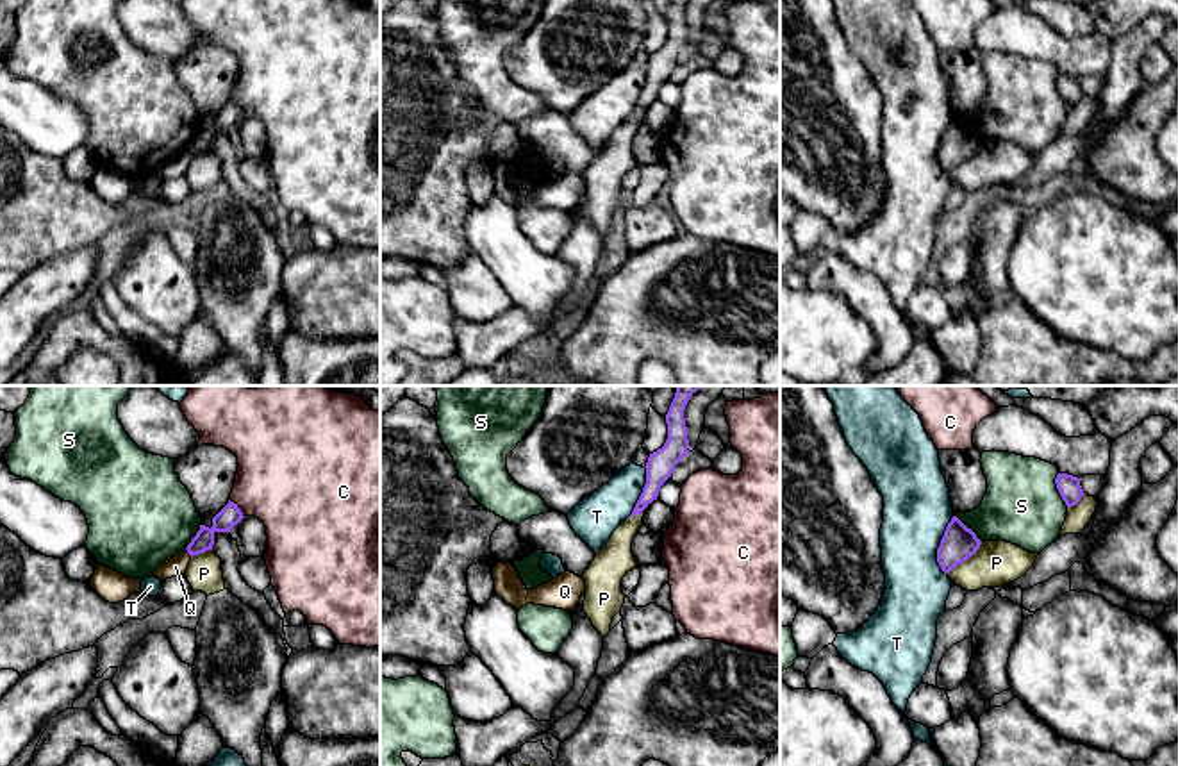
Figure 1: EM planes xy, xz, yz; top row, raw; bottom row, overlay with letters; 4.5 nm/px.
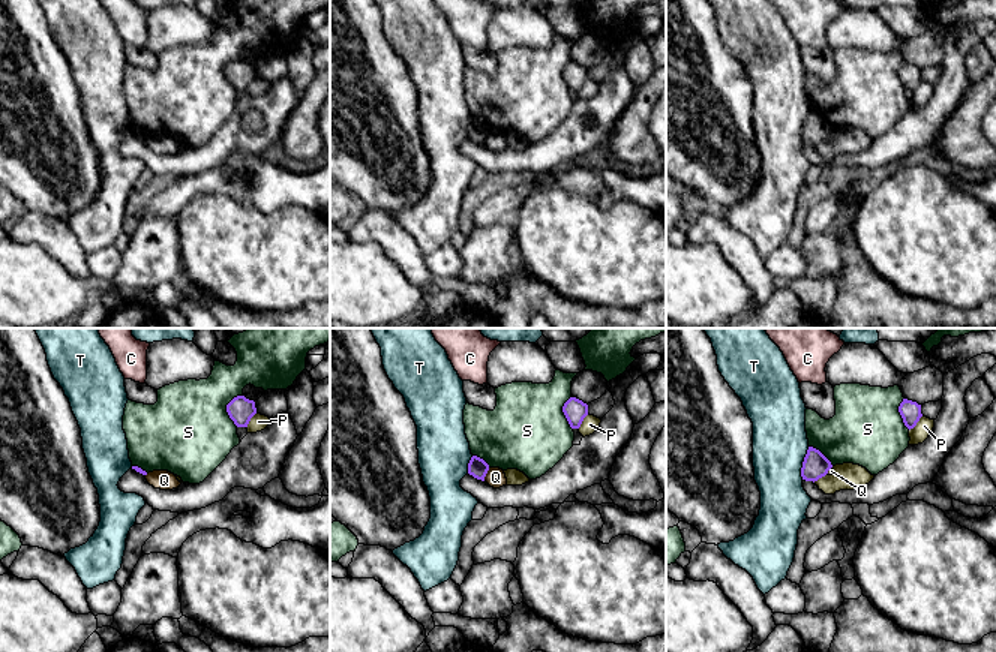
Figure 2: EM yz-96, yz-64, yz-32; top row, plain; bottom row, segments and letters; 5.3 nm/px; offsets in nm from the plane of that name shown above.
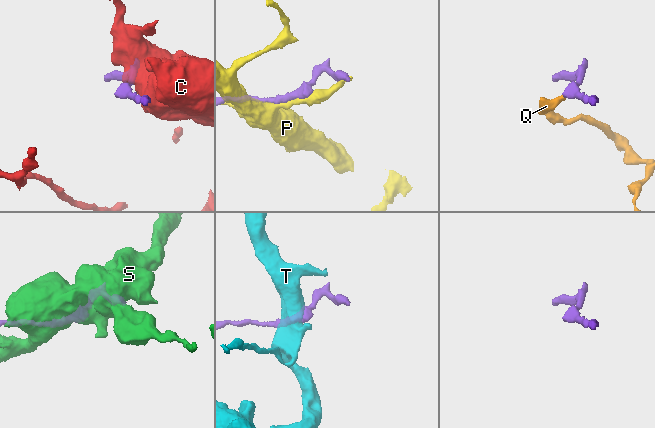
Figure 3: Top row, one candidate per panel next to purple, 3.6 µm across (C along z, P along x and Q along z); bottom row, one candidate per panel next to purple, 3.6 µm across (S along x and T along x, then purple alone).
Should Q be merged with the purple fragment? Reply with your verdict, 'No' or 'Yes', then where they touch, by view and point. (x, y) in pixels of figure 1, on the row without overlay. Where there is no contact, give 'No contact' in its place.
No. Touches purple at xy (188, 152)

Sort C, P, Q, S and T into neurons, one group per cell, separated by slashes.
C / P / Q / S / T

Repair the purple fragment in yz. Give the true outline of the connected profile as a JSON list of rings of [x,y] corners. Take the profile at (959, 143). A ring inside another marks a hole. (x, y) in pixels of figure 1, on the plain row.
[[[957,116],[948,123],[941,145],[937,148],[937,162],[944,173],[967,161],[976,154],[982,141]]]

